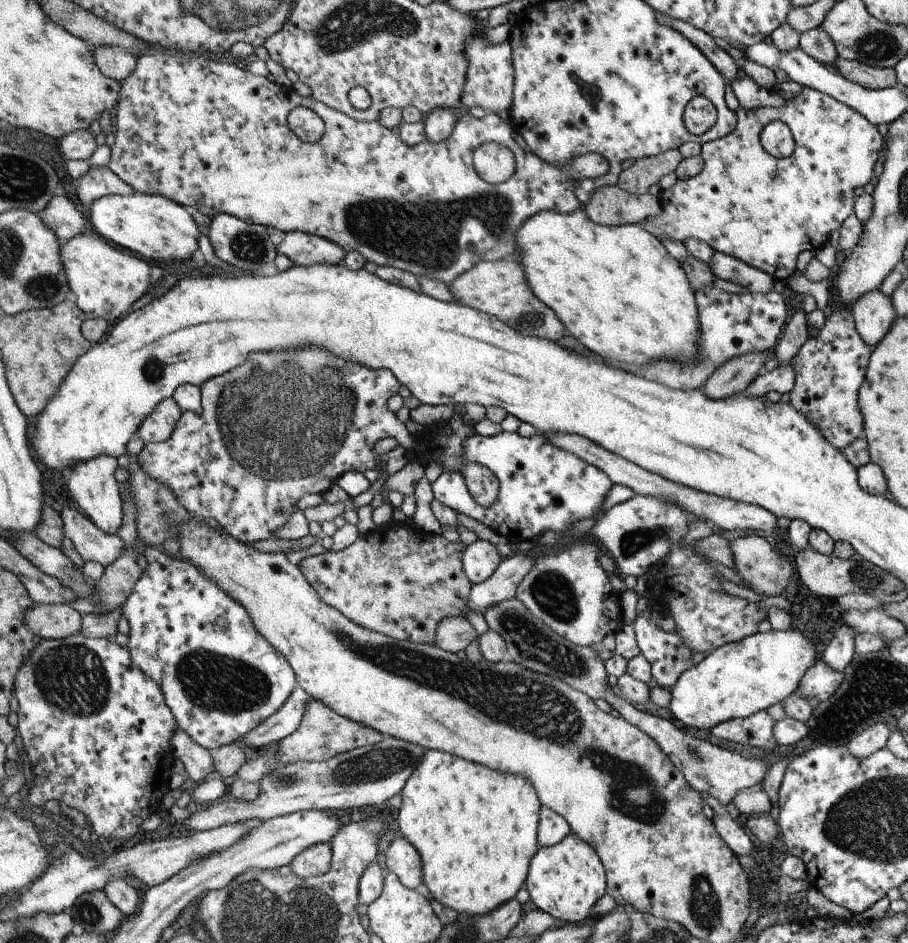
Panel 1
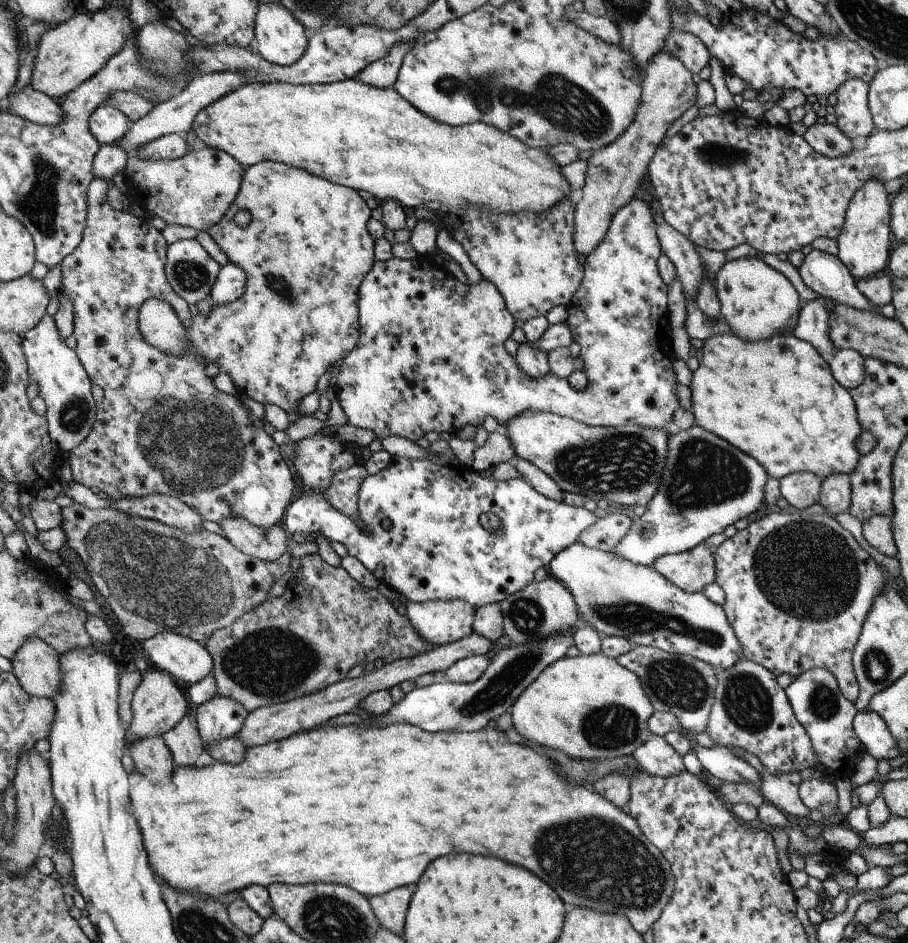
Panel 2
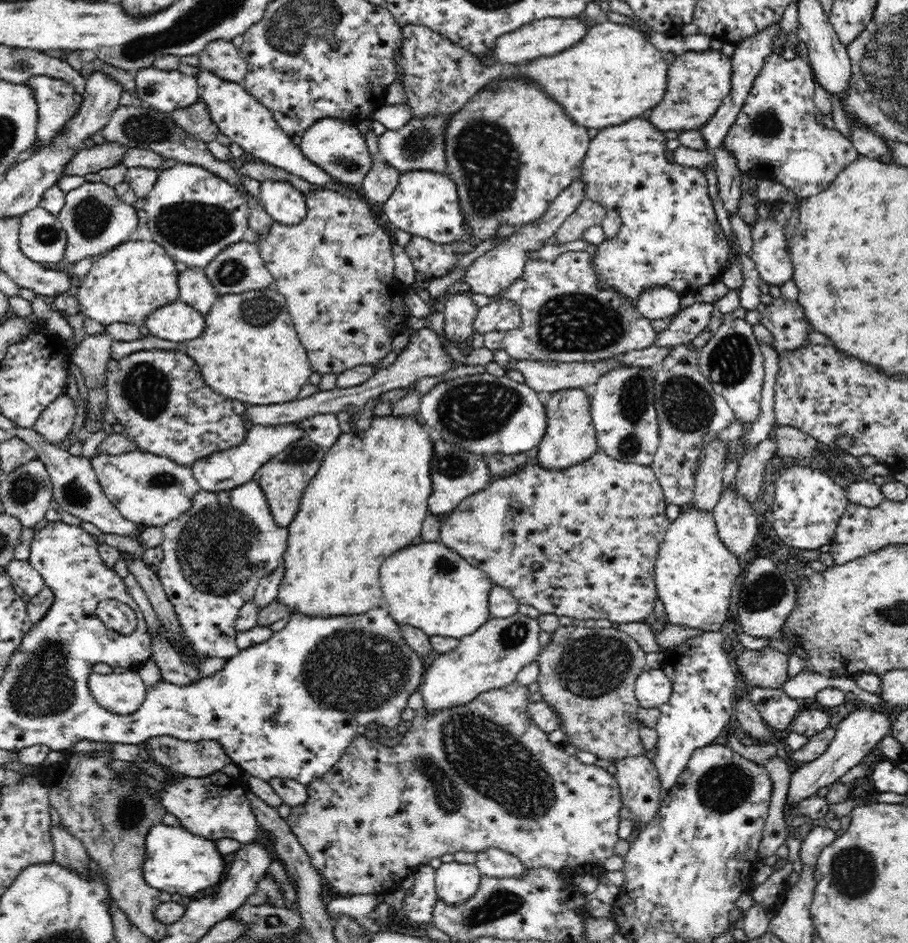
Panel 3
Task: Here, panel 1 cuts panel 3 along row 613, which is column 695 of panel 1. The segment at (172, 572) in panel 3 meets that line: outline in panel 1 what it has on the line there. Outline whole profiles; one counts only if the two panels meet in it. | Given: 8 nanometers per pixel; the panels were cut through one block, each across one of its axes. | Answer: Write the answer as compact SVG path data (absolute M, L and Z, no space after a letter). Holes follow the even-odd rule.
M803 87L800 94L787 100L786 106L782 106L782 108L768 106L746 109L740 106L735 111L735 114L738 122L736 122L736 126L734 127L734 130L730 131L730 134L727 134L724 138L701 144L701 155L702 160L704 161L702 172L700 172L698 176L694 176L694 178L677 180L672 188L669 190L663 190L659 196L662 212L660 212L658 216L651 216L644 219L640 224L644 230L653 234L659 241L662 234L664 234L664 236L670 236L670 238L674 238L674 240L683 243L684 240L688 240L688 238L702 240L702 242L707 242L708 246L711 246L715 251L738 258L738 260L742 260L742 262L746 262L746 264L749 264L754 268L767 272L775 281L786 282L789 277L795 274L795 271L797 270L798 256L800 256L802 252L806 252L806 250L814 252L814 250L820 250L822 246L826 246L826 244L829 243L828 238L832 230L839 230L846 218L854 215L854 190L859 186L866 186L868 182L875 181L874 169L878 162L878 153L885 140L878 132L877 125L870 124L860 112L850 108L850 106L846 106L843 102L810 87ZM773 121L779 122L781 127L785 127L785 129L790 130L793 134L796 148L789 157L776 158L775 156L768 154L761 145L760 134L762 129Z

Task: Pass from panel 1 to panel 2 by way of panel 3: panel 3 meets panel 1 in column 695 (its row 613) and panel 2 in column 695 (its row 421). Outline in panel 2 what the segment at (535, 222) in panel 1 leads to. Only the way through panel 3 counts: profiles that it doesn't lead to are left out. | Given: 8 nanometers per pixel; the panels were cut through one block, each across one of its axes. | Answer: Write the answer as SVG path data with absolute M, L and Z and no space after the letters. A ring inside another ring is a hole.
M716 334L704 340L702 360L692 374L691 412L695 424L733 444L758 461L768 476L781 479L799 471L817 474L822 479L832 474L856 470L860 452L856 442L863 428L858 422L856 405L849 390L838 384L830 366L818 351L794 335L774 334L758 342L748 342L733 334Z

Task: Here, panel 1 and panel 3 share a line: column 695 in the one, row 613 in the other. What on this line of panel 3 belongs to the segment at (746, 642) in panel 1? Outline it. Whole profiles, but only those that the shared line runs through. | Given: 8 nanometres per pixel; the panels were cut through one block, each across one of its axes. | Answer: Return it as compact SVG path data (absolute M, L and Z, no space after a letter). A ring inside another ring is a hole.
M694 504L686 512L682 512L676 520L670 523L665 532L657 559L655 560L654 582L657 597L662 599L667 624L679 624L690 628L698 628L703 632L718 632L728 618L730 591L734 580L742 572L742 560L720 539L713 512L697 510Z

